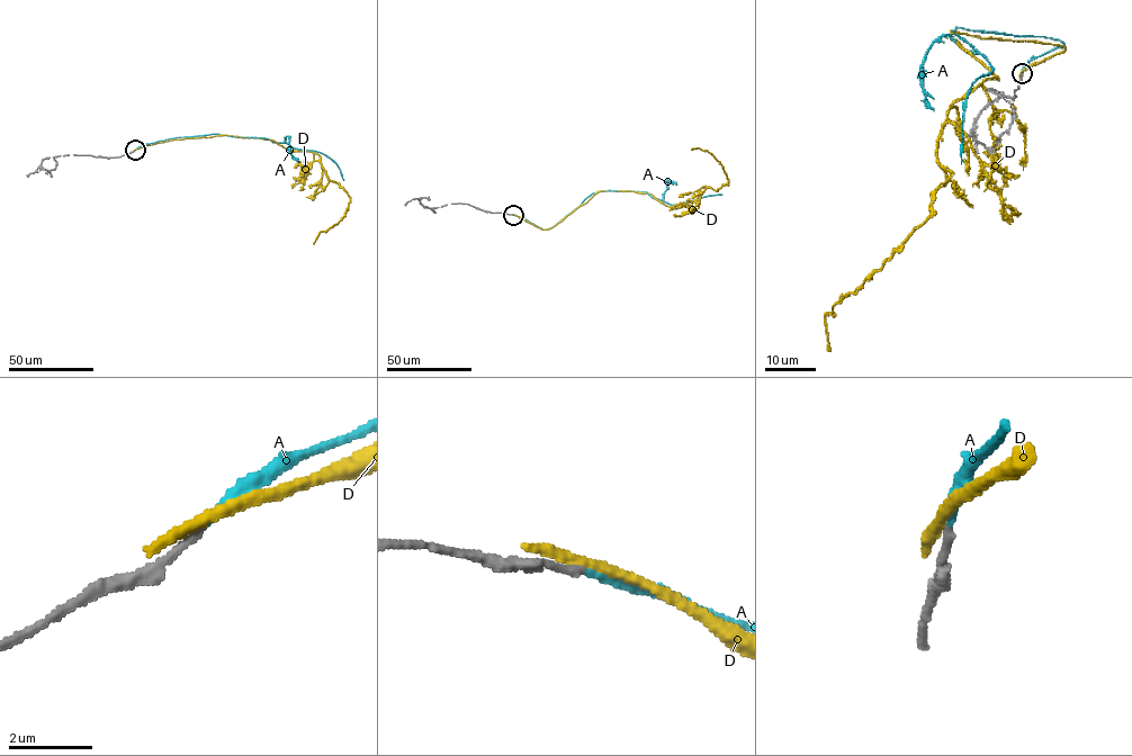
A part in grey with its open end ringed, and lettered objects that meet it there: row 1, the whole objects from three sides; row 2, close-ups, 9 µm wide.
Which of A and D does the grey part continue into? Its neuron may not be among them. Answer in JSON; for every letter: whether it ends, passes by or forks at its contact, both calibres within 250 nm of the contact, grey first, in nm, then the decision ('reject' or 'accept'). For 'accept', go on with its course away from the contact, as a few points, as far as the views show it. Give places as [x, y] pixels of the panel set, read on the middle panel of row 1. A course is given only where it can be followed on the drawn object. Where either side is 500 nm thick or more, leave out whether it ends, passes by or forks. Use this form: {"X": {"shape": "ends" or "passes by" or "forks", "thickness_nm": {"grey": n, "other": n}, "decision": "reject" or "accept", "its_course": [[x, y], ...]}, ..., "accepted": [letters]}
{"A": {"shape": "ends", "thickness_nm": {"grey": 190, "other": 220}, "decision": "accept", "its_course": [[513, 215], [549, 228], [593, 192], [602, 190], [647, 192], [671, 205], [721, 194]]}, "D": {"shape": "passes by", "thickness_nm": {"grey": 200, "other": 260}, "decision": "reject"}, "accepted": ["A"]}

